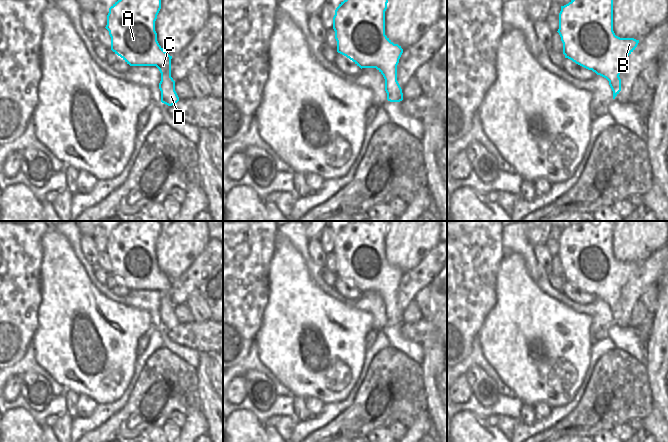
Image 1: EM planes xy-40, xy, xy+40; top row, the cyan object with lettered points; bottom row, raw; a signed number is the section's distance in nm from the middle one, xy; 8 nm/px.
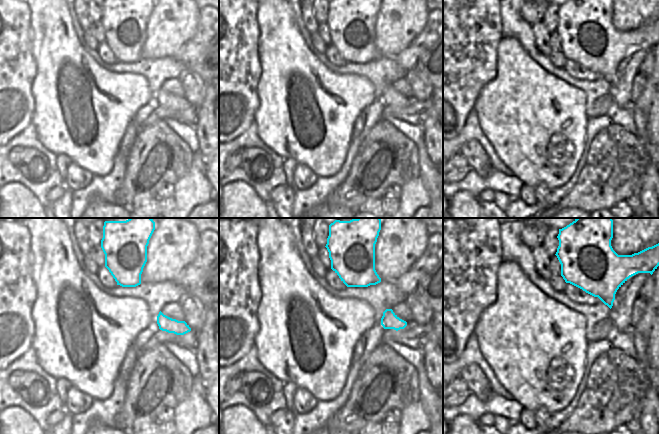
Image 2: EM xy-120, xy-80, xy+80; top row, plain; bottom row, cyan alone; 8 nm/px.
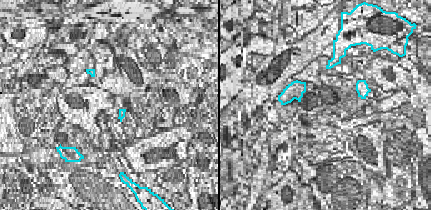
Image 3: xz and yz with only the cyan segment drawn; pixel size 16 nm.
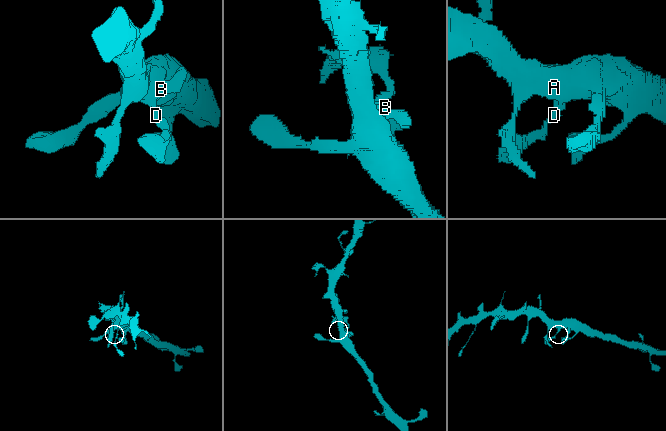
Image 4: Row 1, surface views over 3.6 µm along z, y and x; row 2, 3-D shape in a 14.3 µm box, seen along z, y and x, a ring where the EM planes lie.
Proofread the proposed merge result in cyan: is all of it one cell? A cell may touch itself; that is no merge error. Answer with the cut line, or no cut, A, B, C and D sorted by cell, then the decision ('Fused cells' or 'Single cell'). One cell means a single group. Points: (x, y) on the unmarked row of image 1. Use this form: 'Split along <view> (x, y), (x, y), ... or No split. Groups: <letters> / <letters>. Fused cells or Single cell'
No split. Groups: A B C D. Single cell

